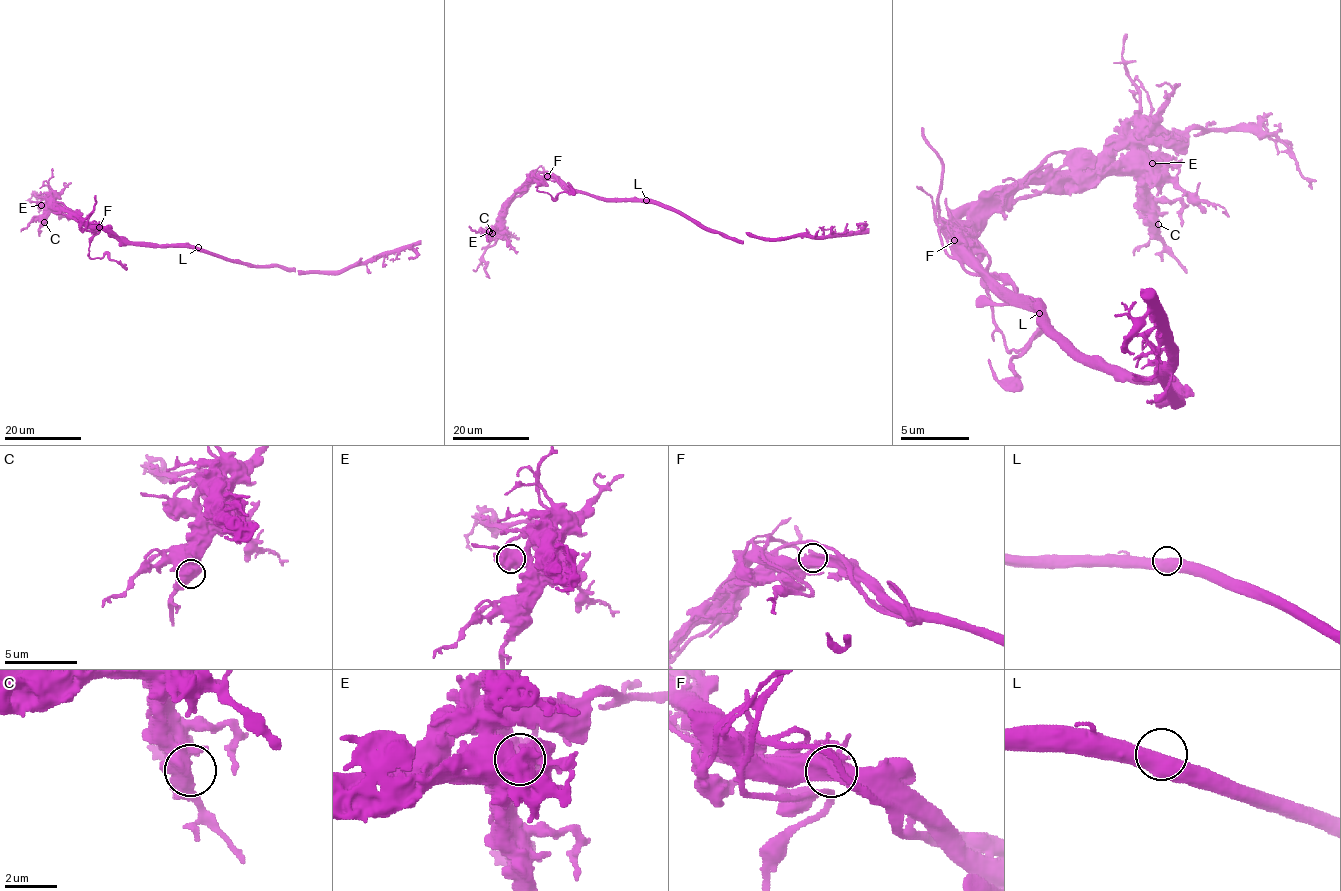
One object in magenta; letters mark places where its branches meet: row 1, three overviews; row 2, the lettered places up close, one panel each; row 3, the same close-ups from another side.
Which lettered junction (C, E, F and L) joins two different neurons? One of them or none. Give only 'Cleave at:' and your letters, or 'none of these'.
Cleave at: F

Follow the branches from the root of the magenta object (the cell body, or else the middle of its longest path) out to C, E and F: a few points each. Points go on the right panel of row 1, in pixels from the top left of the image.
C: (1049, 323), (1032, 306), (1018, 303), (960, 245), (1005, 200), (1035, 176), (1134, 176), (1158, 224)
E: (1049, 323), (1032, 306), (1018, 303), (960, 245), (1005, 200), (1035, 176), (1124, 176), (1155, 166), (1152, 163)
F: (1049, 323), (1032, 306), (1018, 303), (953, 241)

